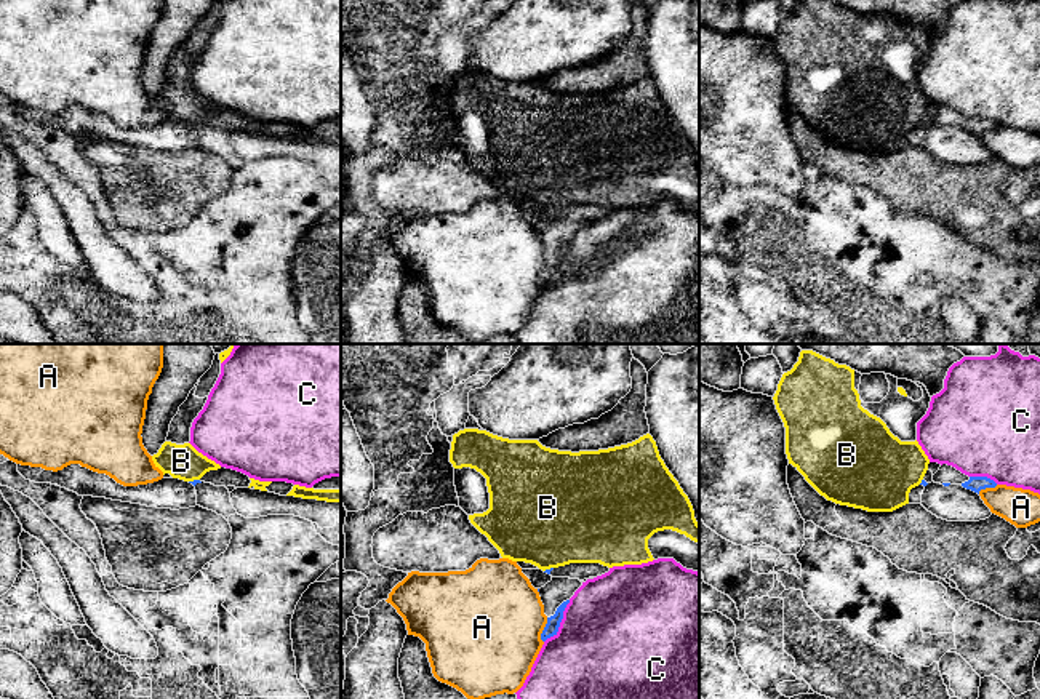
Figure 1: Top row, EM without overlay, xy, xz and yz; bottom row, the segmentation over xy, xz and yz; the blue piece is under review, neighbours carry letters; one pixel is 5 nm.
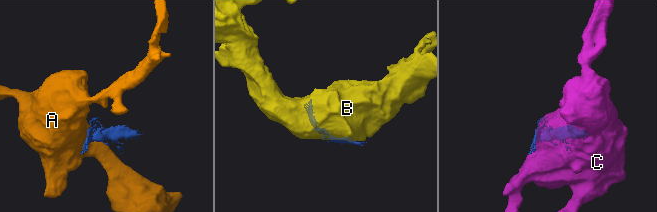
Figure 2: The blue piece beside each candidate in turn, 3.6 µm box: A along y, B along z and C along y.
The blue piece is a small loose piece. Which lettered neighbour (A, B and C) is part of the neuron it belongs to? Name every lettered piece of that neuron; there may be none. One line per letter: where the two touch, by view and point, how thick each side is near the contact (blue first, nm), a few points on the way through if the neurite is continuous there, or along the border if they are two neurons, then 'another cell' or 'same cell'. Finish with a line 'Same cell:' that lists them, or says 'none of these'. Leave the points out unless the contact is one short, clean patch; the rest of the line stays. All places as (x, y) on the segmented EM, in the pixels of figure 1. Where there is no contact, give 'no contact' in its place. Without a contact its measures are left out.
A: meets blue in xz at (543, 631); 70 nm thick on the blue side, 500 nm on the other; another cell
B: meets blue in xy at (194, 480); 20 nm thick on the blue side, 180 nm on the other; runs through xy (194, 482), (194, 480), (192, 472), (181, 461); same cell
C: meets blue in xz at (560, 621); 70 nm thick on the blue side, 500 nm on the other; another cell
Same cell: B

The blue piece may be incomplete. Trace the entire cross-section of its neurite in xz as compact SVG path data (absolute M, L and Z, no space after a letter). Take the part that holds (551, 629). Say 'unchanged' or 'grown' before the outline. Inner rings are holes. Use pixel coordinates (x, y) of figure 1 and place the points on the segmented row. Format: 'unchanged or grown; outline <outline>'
unchanged; outline M570 600L563 601L557 608L555 614L550 616L550 617L547 617L547 624L546 624L546 627L544 627L542 633L541 633L541 640L542 641L546 641L547 638L557 635L560 622L563 619L563 611L565 611L565 608L566 608L568 603L570 603Z

